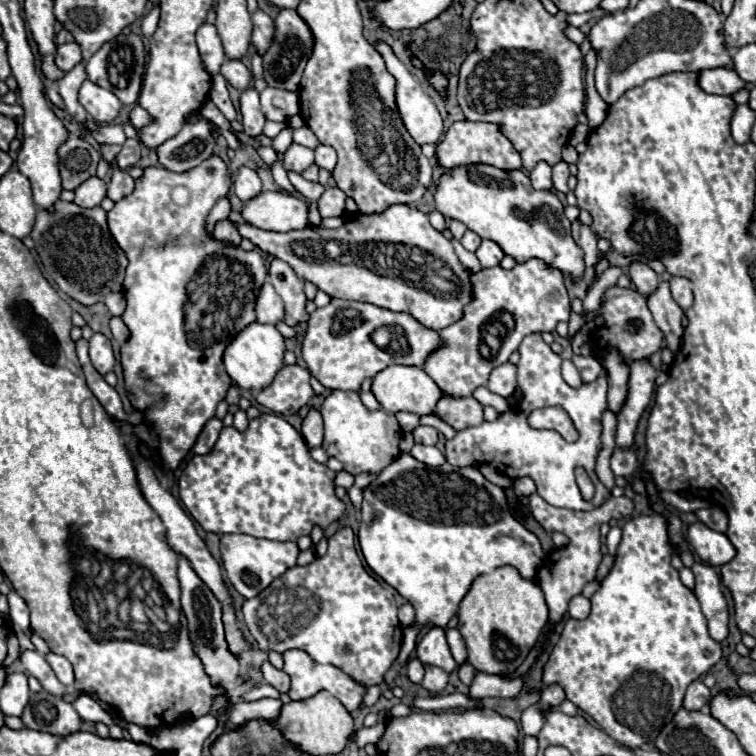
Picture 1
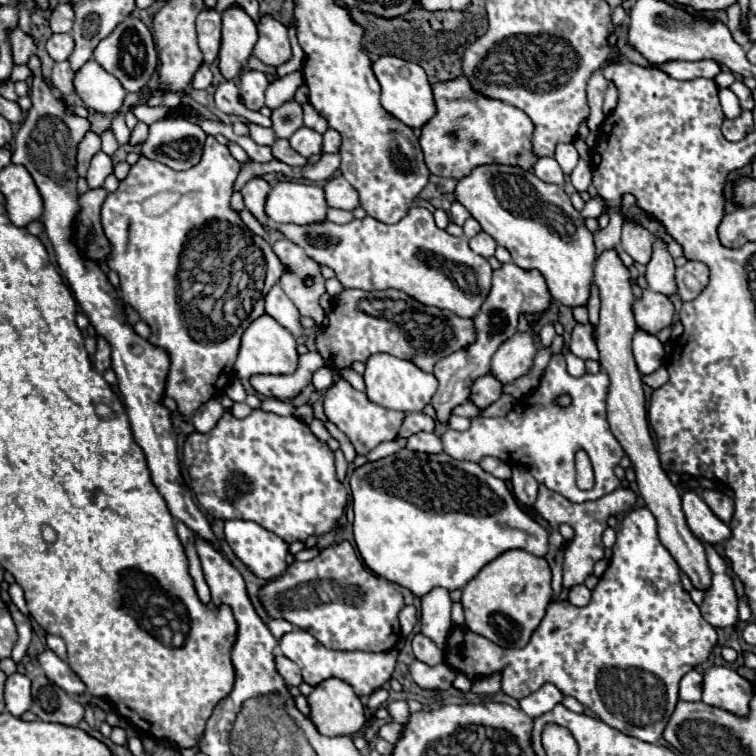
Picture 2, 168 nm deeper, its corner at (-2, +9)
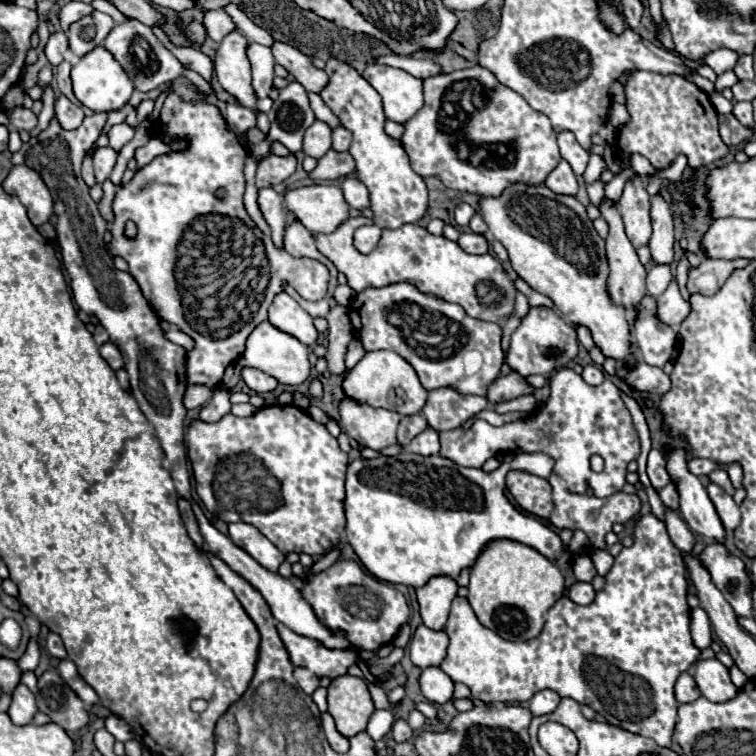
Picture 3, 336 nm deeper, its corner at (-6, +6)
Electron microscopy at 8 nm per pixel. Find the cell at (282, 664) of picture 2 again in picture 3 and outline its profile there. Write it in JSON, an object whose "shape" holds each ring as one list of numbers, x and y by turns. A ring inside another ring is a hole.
{"shape":[[295,668,295,678,297,678,301,690,307,694,313,694,319,688,319,678,313,672,309,672,307,668]]}

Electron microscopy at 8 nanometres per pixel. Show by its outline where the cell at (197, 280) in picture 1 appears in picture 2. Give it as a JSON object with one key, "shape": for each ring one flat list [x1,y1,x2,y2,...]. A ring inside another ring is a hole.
{"shape":[[209,135,201,163,197,163,187,171,173,171,171,167,159,161,141,157,131,167,127,179,119,183,119,189,107,195,101,209,105,235,113,245,111,259,107,261,107,265,121,279,123,303,131,305,139,313,139,317,149,325,151,329,149,343,163,349,169,355,171,369,166,381,165,396,175,400,177,411,183,415,185,421,191,421,193,413,201,405,205,405,211,397,217,397,227,389,231,381,227,365,235,363,241,335,251,325,253,319,265,313,263,299,267,291,275,285,275,281,279,281,279,275,283,273,283,265,279,263,271,247,183,247,189,231,203,227,209,221,229,221,231,225,243,225,239,215,229,207,229,199,233,195,233,183,237,179,239,169,241,163,231,157,229,149],[171,181,177,181,175,191,179,193,179,201,159,217,145,215,143,201,157,195,159,191,173,193],[125,225,129,227,127,247,123,247]]}

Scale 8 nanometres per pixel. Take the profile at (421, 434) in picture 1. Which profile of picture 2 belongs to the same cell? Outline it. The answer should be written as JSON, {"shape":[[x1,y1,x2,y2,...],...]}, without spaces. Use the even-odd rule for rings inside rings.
{"shape":[[409,413,403,421,403,427,399,431,399,437,411,437,413,433,419,433,419,431,427,431,427,433,433,433,435,431,435,419,425,415,425,413]]}

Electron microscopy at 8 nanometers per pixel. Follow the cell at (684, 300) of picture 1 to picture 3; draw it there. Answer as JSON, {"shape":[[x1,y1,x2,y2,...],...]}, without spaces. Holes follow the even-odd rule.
{"shape":[[703,258,699,268,691,268,687,288,689,288,691,294,699,292,699,294,711,296,725,284,725,280,735,270,741,270,747,264,749,264,747,258,735,258,735,260,709,260,709,258]]}

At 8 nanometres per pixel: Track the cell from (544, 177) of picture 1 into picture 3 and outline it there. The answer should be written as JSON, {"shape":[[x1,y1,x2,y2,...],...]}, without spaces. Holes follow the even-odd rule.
{"shape":[[561,160,559,166,547,176,545,180,545,186,549,190,553,190,555,194,569,194,569,196,575,196,577,194,577,178,569,166,569,162]]}

